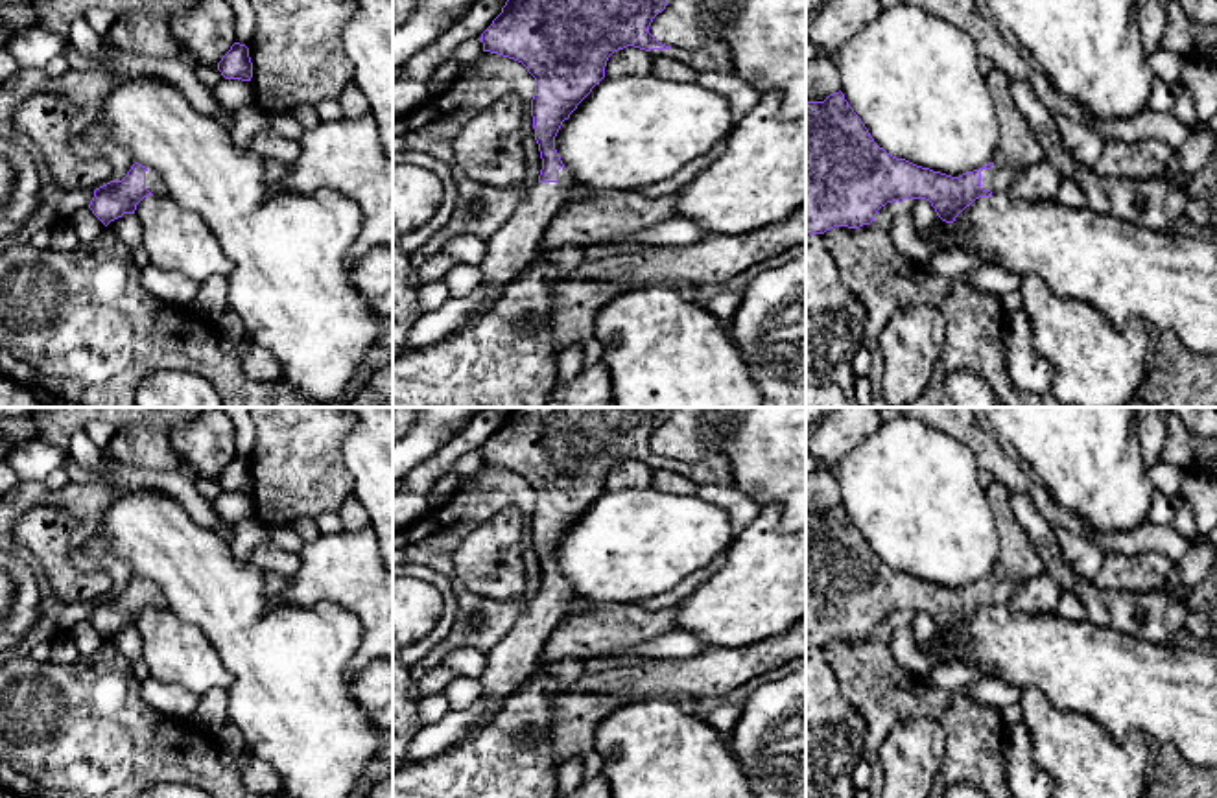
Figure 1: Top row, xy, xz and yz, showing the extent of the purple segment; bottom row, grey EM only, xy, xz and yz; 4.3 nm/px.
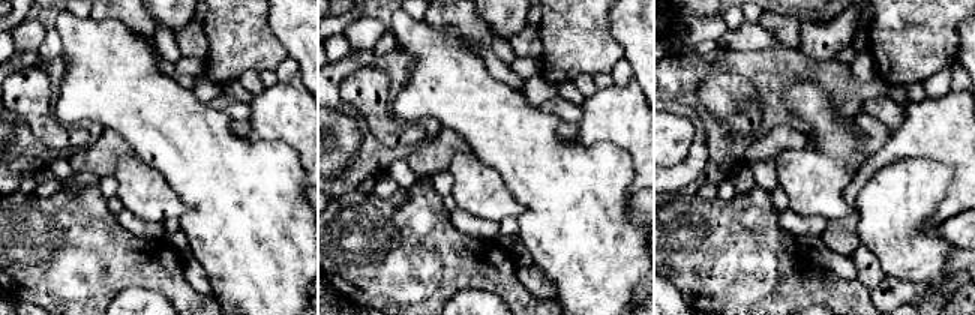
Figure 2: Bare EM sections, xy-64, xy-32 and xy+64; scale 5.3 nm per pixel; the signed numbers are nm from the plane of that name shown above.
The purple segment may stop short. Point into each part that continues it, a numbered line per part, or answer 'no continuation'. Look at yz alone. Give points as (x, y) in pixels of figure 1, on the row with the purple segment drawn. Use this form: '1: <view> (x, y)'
1: yz (998, 179)

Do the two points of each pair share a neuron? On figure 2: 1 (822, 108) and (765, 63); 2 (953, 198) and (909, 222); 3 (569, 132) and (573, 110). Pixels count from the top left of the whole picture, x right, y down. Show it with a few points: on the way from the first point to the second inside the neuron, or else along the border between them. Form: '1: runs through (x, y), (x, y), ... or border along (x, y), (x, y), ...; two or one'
1: border along (825, 89), (813, 78), (795, 78), (782, 101); two
2: border along (951, 174), (948, 189), (930, 219), (932, 224); two
3: border along (563, 122), (578, 123); two

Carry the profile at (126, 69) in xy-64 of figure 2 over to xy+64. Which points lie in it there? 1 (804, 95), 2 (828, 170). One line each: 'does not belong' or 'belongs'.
1: belongs
2: does not belong

